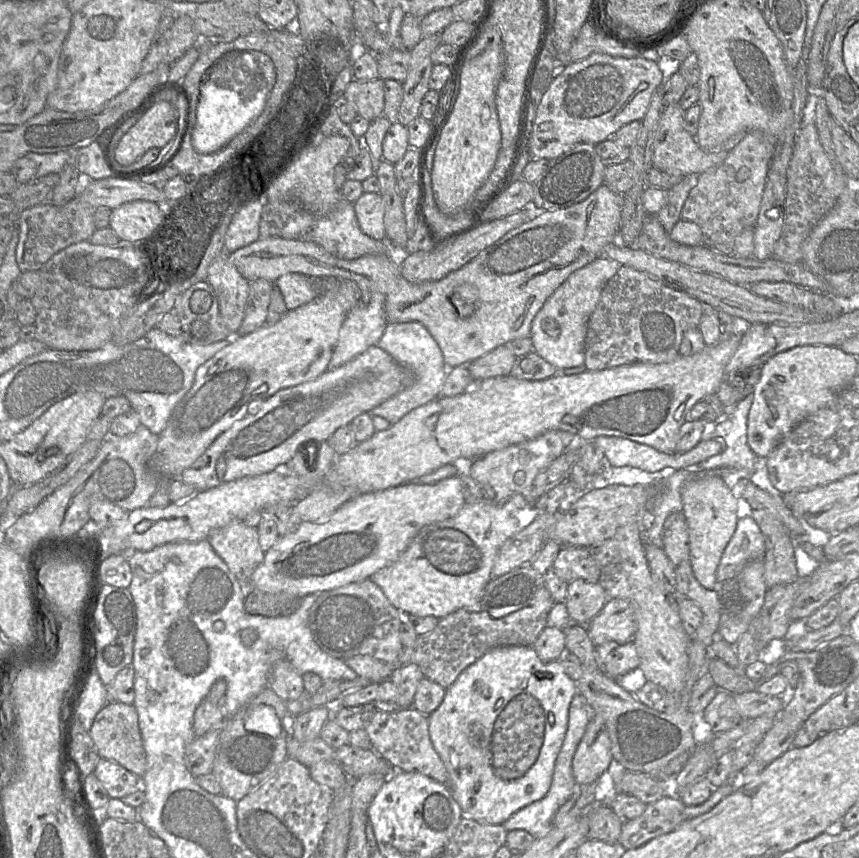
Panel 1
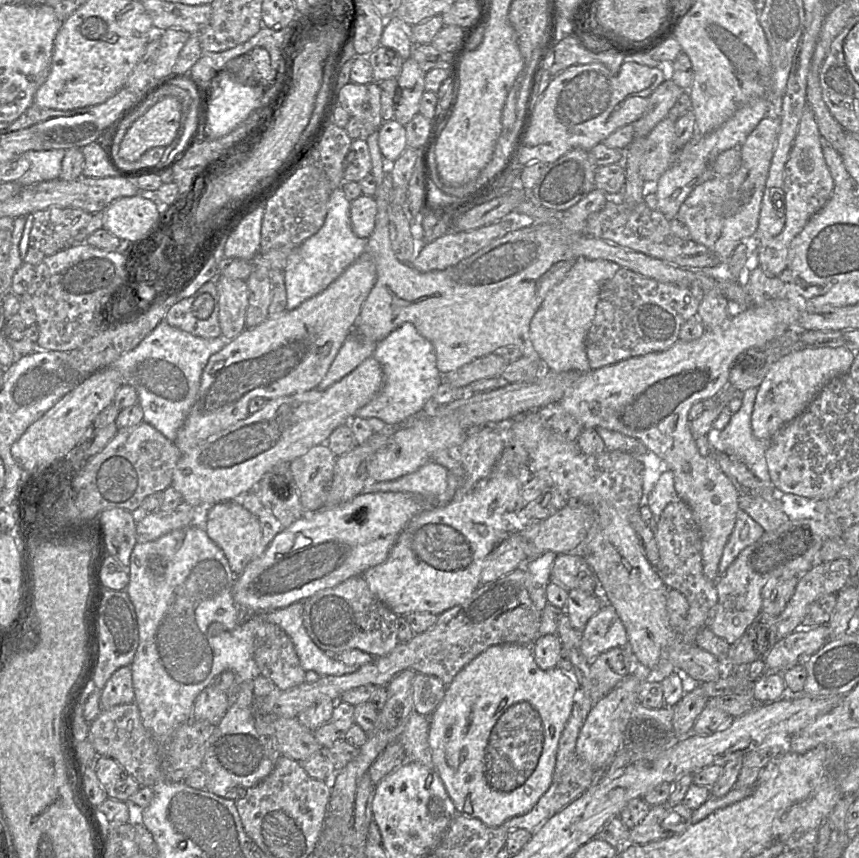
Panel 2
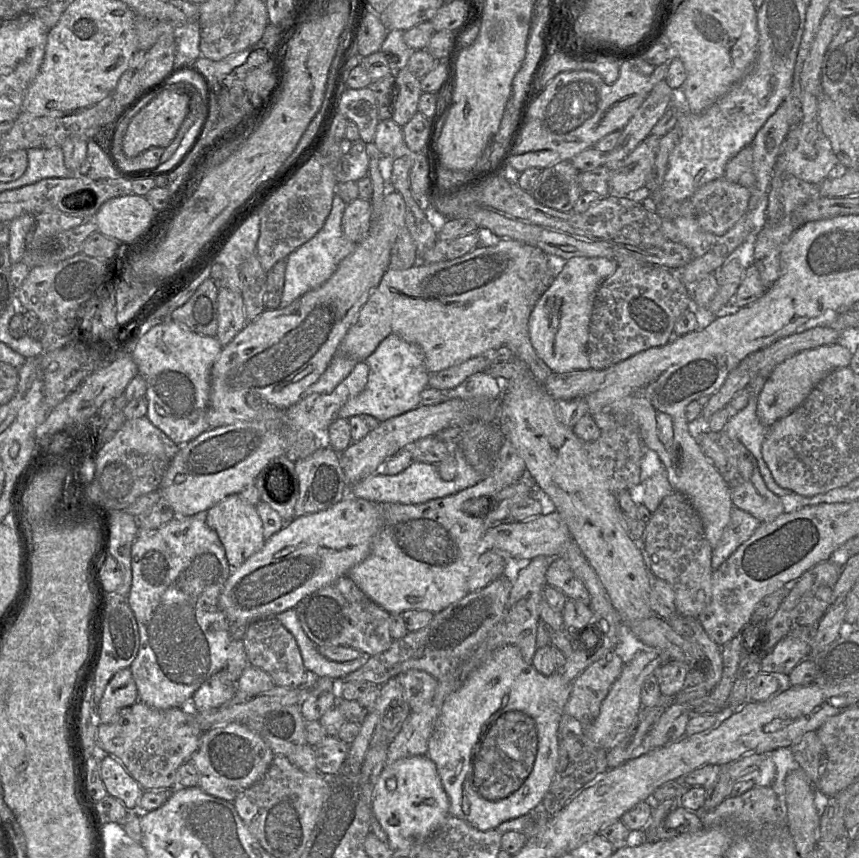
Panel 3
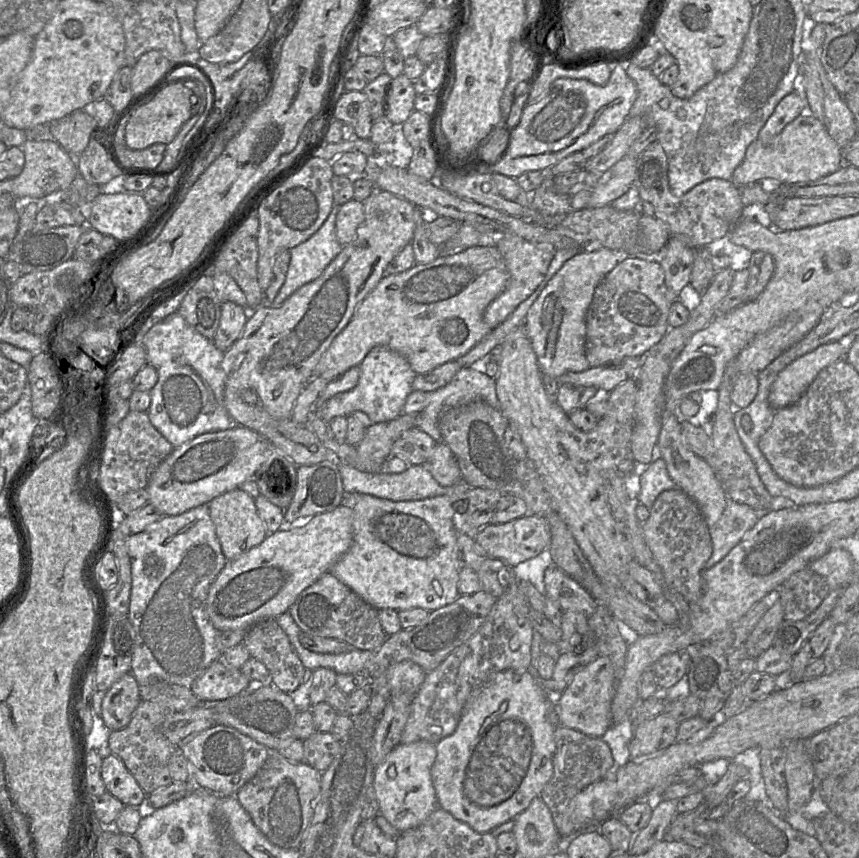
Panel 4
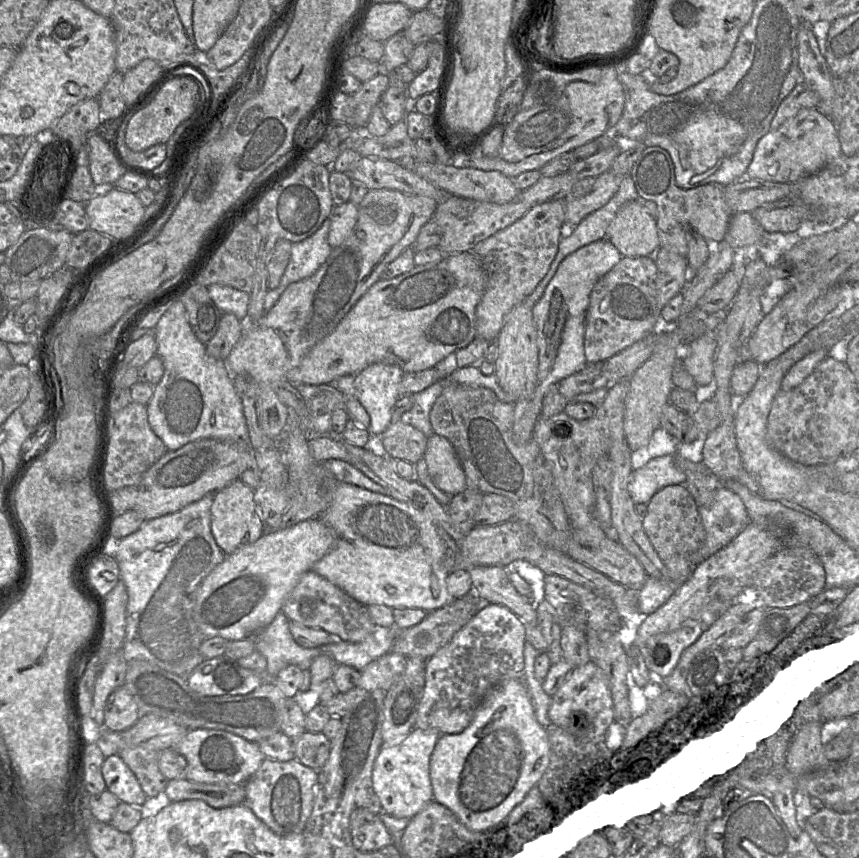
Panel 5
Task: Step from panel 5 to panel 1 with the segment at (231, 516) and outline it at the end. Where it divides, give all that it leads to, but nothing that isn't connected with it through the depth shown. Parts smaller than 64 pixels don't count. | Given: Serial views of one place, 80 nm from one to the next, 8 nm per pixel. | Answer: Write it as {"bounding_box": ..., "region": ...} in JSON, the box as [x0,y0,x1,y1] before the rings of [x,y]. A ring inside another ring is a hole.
{"bounding_box":[207,520,266,586],"region":[[[238,520],[213,530],[207,539],[236,578],[248,586],[251,575],[262,563],[266,553],[260,547],[258,529],[256,527],[249,527],[243,521]]]}

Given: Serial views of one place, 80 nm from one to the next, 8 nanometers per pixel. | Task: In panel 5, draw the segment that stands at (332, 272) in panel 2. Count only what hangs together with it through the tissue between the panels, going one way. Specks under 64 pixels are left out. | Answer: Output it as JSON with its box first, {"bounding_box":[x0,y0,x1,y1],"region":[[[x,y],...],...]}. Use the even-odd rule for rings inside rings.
{"bounding_box":[264,218,333,312],"region":[[[327,218],[314,234],[302,241],[292,243],[290,261],[279,286],[266,293],[264,312],[269,311],[276,304],[291,283],[312,276],[327,260],[333,249],[328,243],[330,224],[330,218]]]}

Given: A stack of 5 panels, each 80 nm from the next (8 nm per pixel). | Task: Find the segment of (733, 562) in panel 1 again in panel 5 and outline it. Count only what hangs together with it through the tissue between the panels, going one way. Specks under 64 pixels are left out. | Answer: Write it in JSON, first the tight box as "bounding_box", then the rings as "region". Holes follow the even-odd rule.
{"bounding_box":[691,486,752,566],"region":[[[723,486],[717,489],[713,504],[699,507],[699,513],[706,536],[701,552],[691,556],[694,566],[728,546],[752,523],[741,499]]]}

